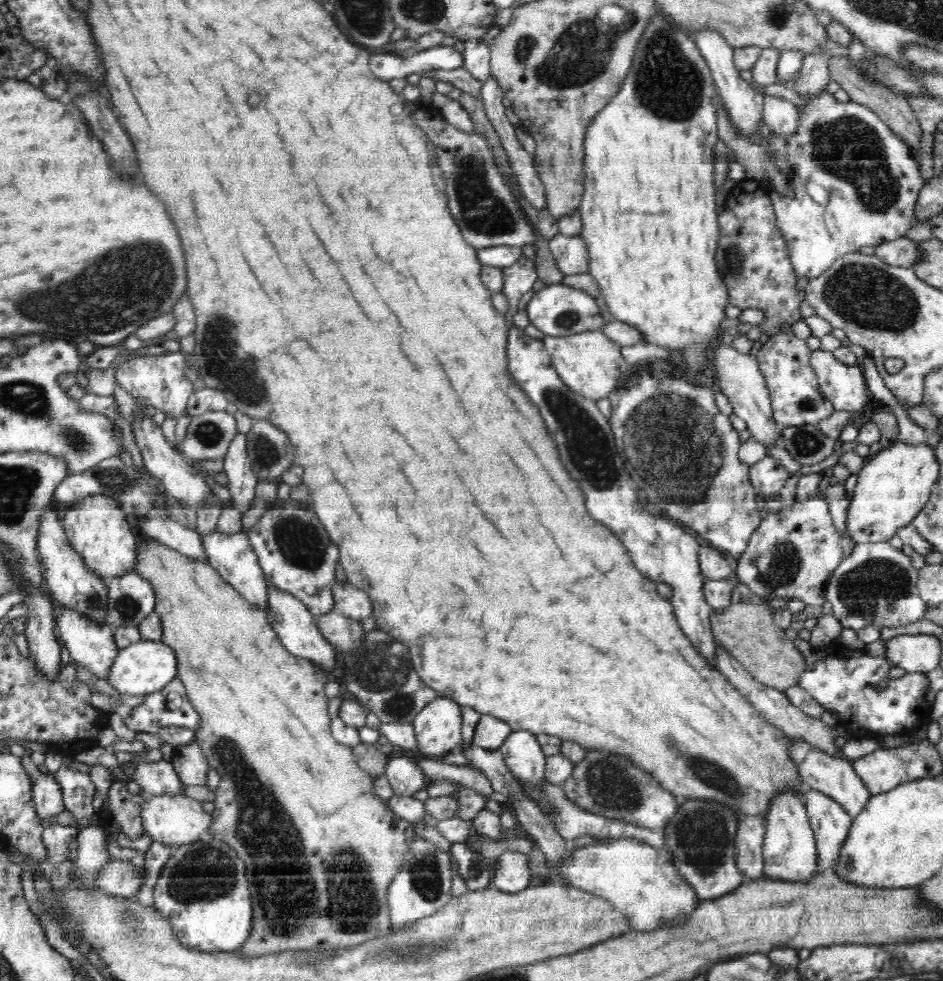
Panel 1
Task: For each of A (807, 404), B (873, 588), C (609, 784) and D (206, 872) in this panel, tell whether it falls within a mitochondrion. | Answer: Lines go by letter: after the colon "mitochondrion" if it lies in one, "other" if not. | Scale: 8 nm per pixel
A: mitochondrion
B: mitochondrion
C: mitochondrion
D: mitochondrion

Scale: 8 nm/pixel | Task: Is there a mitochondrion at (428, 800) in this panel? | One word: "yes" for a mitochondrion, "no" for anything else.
no

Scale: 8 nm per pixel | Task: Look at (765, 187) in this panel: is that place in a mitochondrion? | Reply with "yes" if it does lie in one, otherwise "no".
no

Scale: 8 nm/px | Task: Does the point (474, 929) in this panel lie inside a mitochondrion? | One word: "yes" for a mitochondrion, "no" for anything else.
no

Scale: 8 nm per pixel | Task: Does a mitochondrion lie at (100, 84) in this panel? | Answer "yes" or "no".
no

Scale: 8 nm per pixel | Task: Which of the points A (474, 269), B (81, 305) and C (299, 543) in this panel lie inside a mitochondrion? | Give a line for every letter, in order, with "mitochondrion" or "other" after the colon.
A: other
B: mitochondrion
C: mitochondrion

